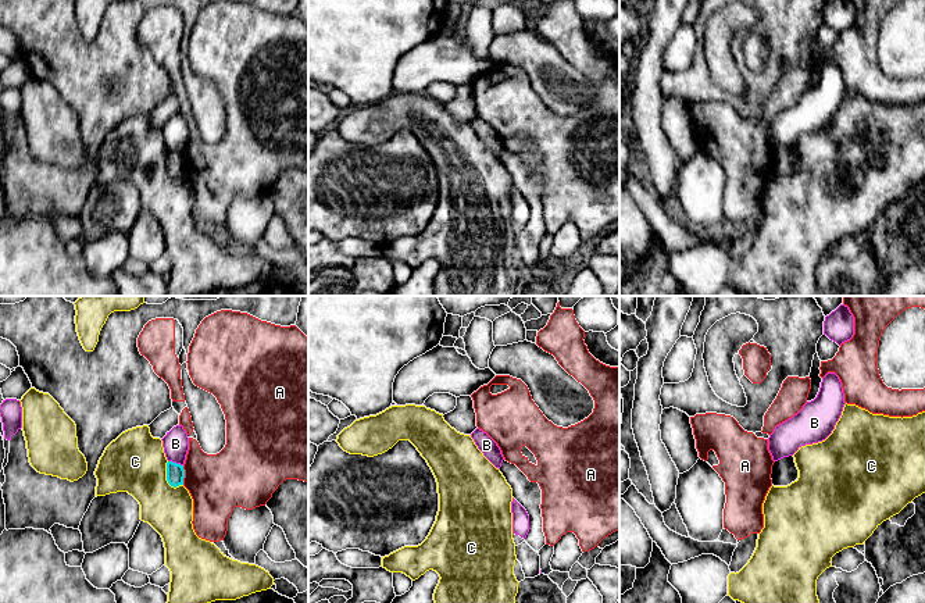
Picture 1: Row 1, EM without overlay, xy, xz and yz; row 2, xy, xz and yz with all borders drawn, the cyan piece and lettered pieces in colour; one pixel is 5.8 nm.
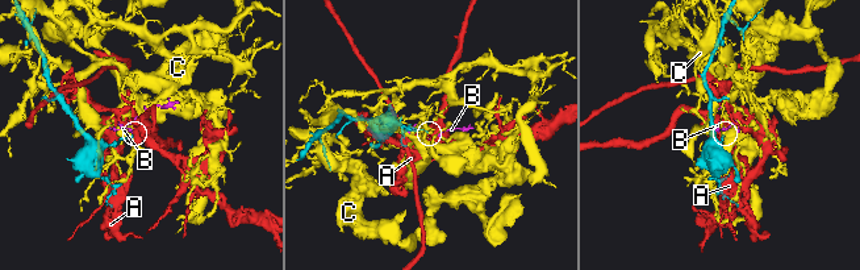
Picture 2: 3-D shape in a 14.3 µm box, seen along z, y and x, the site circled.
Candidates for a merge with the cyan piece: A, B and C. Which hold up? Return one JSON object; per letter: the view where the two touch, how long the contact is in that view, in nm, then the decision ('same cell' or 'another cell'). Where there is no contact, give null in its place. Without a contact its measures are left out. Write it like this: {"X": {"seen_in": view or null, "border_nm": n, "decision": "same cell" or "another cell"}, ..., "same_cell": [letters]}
{"A": {"seen_in": "xy", "border_nm": 110, "decision": "another cell"}, "B": {"seen_in": "xy", "border_nm": 90, "decision": "another cell"}, "C": {"seen_in": "xy", "border_nm": 170, "decision": "another cell"}, "same_cell": []}

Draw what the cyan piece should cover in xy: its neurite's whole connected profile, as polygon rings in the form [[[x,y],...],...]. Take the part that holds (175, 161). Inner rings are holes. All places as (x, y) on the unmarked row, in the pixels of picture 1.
[[[168,150],[167,151],[167,170],[171,175],[176,176],[183,174],[185,158],[183,154]]]

